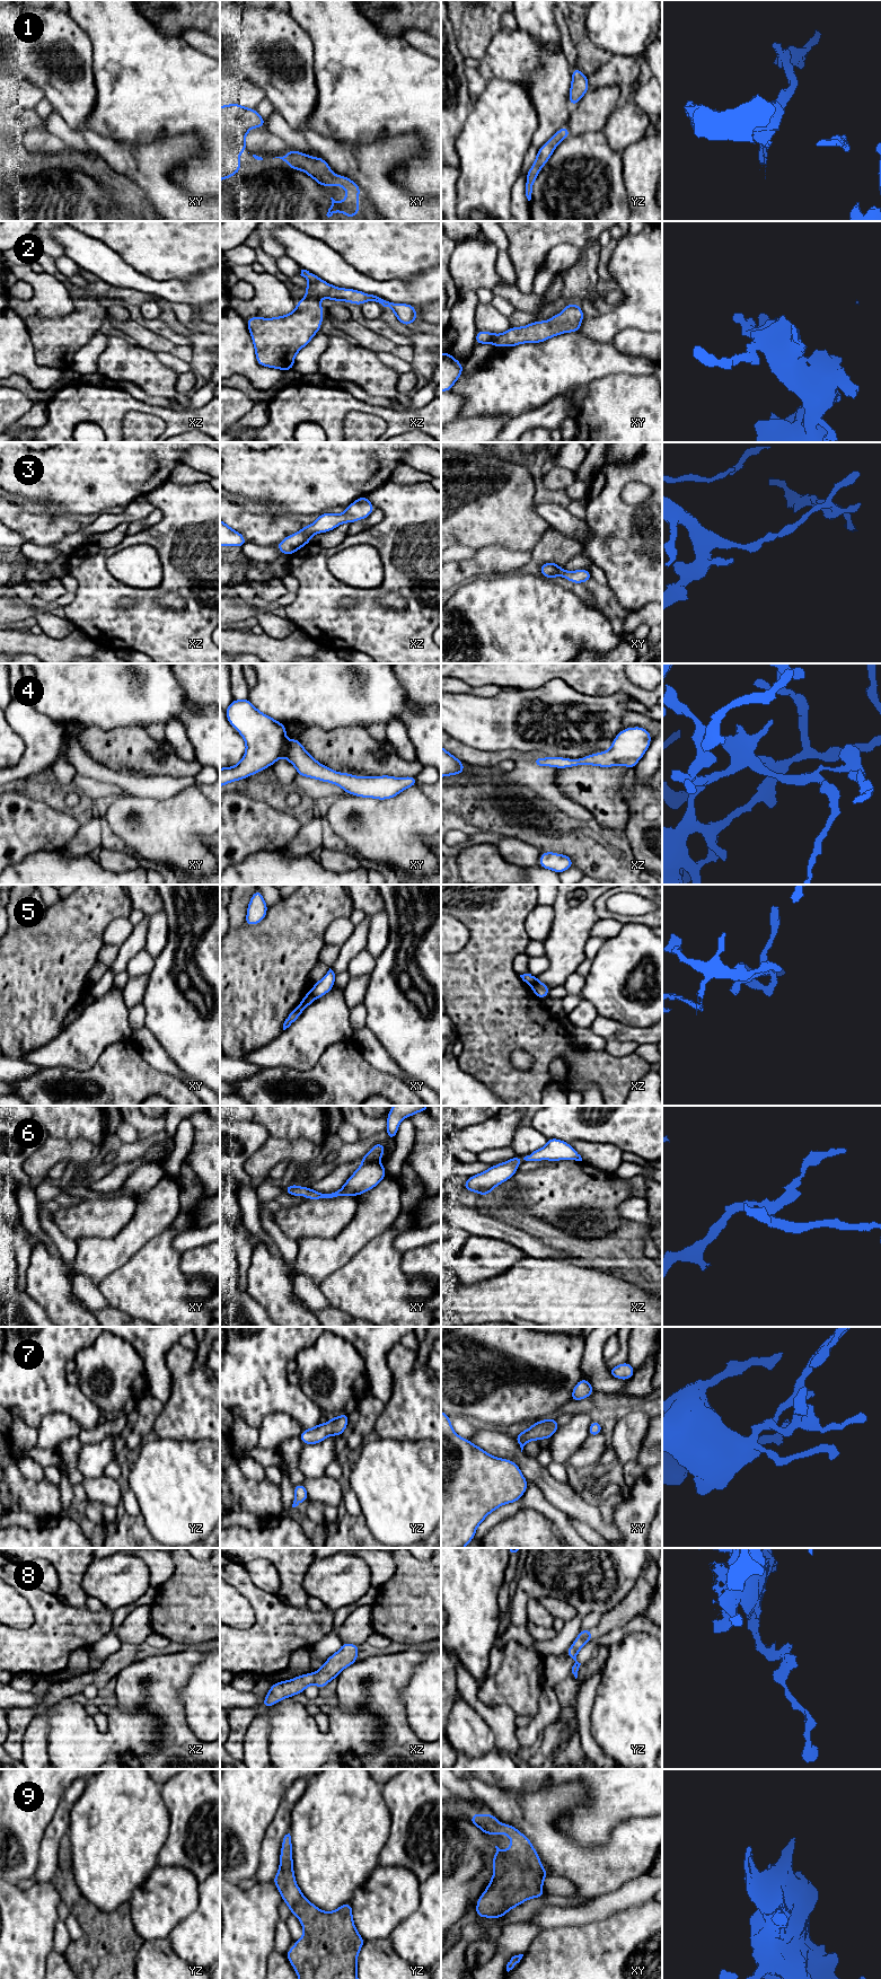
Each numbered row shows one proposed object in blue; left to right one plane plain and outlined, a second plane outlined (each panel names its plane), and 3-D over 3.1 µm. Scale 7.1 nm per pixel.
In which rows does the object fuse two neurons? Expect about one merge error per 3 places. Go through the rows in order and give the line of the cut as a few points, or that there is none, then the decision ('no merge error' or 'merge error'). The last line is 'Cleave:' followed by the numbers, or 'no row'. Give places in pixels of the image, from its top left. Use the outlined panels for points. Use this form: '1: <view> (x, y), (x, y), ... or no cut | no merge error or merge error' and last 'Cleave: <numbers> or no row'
1: no cut | no merge error
2: no cut | no merge error
3: no cut | no merge error
4: no cut | no merge error
5: xz (537, 979), (530, 985) | merge error
6: no cut | no merge error
7: no cut | no merge error
8: no cut | no merge error
9: no cut | no merge error
Cleave: 5

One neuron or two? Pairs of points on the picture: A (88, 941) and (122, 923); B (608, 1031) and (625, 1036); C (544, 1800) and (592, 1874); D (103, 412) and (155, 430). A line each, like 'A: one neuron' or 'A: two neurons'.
A: two neurons
B: one neuron
C: one neuron
D: two neurons

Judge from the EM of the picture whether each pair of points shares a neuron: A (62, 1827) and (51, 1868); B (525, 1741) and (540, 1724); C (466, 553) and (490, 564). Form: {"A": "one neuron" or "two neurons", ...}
{"A": "one neuron", "B": "one neuron", "C": "two neurons"}

